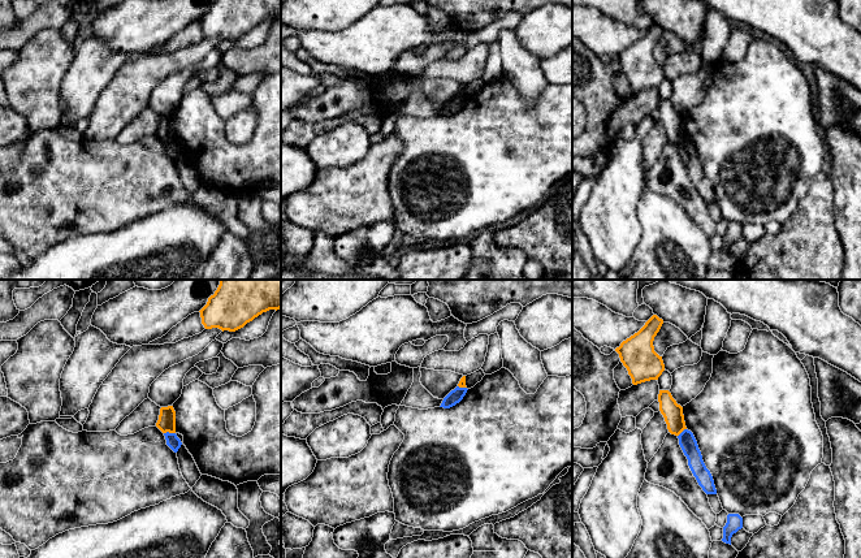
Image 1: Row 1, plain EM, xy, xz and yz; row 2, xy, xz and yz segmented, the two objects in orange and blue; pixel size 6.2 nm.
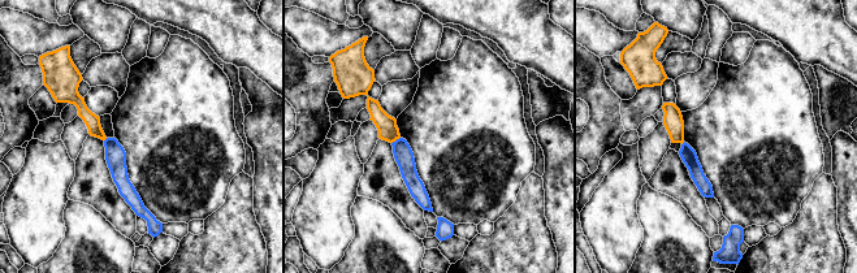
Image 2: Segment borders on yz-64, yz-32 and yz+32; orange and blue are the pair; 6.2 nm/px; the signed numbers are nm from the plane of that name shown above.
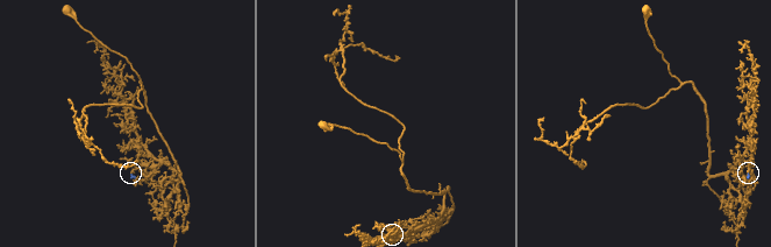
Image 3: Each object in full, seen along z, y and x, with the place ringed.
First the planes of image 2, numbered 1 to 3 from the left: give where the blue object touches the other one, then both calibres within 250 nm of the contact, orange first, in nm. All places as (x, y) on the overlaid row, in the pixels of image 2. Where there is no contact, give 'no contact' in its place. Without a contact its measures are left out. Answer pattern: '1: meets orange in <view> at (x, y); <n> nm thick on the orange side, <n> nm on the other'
1: no contact
2: meets orange in yz-32 at (395, 139); 130 nm thick on the orange side, 120 nm on the other
3: no contact

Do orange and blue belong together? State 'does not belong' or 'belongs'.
does not belong

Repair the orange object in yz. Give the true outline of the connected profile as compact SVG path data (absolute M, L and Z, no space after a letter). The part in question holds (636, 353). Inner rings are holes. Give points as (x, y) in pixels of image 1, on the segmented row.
M653 315L637 333L615 349L633 385L658 380L665 371L662 356L654 351L653 346L662 324L663 320Z

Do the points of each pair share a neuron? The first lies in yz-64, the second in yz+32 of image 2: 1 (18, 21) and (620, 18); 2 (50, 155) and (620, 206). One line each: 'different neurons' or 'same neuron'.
1: different neurons
2: same neuron

